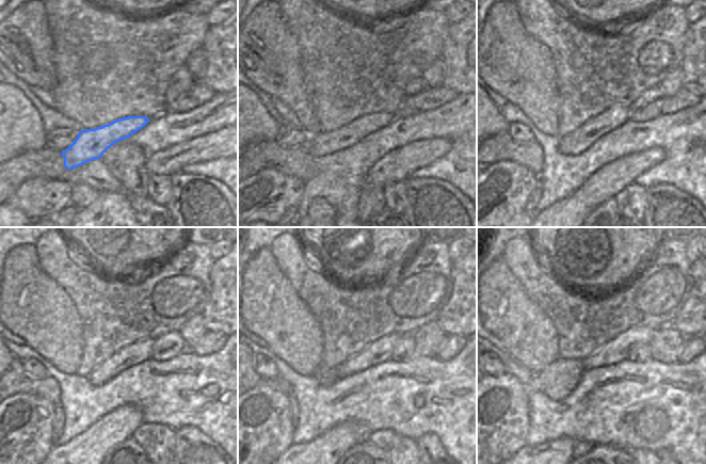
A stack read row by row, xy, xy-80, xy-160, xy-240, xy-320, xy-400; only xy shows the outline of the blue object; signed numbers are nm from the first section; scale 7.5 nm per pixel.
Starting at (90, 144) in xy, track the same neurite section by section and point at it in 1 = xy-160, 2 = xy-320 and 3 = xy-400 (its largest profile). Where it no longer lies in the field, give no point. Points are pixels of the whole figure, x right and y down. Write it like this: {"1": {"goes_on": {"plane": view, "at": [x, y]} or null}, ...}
{"1": {"goes_on": {"plane": "xy-160", "at": [576, 142]}}, "2": {"goes_on": {"plane": "xy-320", "at": [381, 350]}}, "3": {"goes_on": {"plane": "xy-400", "at": [618, 349]}}}

